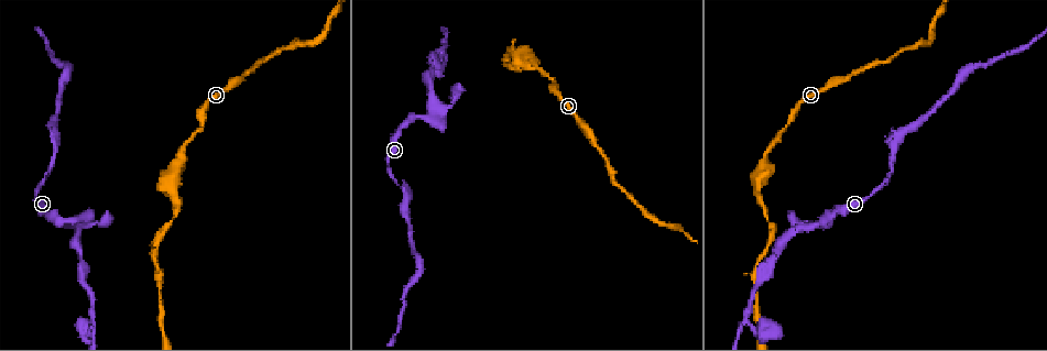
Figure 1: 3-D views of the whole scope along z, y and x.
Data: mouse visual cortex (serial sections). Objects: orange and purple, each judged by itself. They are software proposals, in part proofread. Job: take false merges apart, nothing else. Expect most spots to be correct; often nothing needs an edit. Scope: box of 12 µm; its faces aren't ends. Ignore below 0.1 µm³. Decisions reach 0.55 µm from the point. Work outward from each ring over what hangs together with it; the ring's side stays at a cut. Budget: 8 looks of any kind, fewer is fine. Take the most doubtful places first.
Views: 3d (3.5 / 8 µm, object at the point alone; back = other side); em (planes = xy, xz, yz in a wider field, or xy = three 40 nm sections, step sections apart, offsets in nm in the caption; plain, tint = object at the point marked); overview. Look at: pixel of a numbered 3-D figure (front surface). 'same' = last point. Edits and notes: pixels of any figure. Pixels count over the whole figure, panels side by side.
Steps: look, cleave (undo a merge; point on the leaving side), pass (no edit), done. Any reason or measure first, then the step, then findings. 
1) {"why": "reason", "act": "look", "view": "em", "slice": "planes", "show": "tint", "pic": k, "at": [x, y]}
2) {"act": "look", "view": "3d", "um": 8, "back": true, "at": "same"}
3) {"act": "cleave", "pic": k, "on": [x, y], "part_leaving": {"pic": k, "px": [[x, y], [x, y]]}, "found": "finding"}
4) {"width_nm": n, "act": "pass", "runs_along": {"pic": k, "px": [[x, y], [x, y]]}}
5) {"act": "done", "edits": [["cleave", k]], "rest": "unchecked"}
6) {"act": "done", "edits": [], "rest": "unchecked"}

{"why": "branch point", "act": "look", "view": "3d", "um": 8, "pic": 1, "at": [77, 221]}

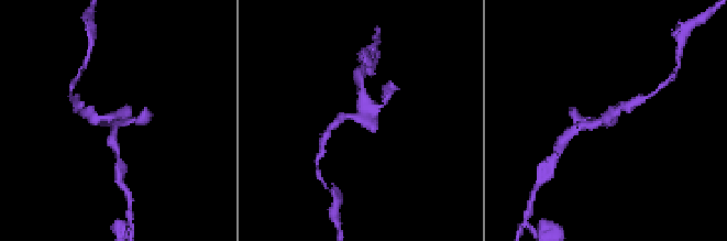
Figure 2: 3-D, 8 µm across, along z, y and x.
{"act": "look", "view": "3d", "um": 3.5, "pic": 2, "at": [598, 120]}

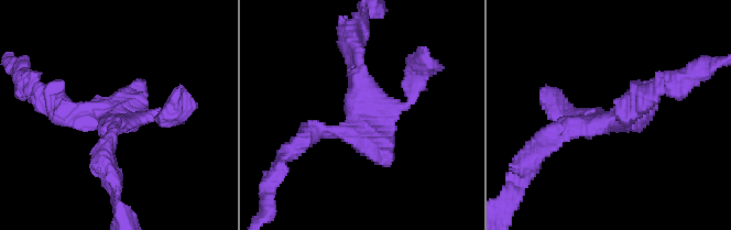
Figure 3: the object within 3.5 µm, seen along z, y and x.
{"act": "look", "view": "em", "slice": "xy", "step": 5, "show": "tint", "pic": 3, "at": [358, 129]}

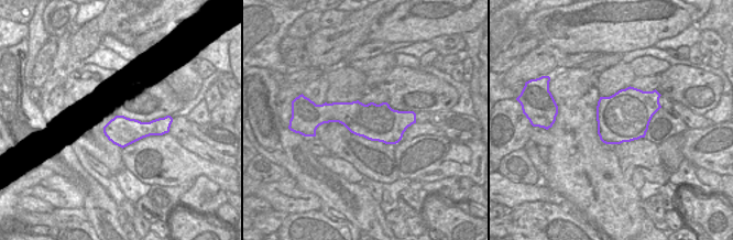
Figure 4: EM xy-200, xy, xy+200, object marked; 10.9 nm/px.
{"act": "pass", "runs_along": {"pic": 4, "px": [[318, 115], [413, 120]]}, "found": "all the same cell"}

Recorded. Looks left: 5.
{"why": "two arms in line, one across", "act": "look", "view": "3d", "um": 3.5, "back": true, "pic": 1, "at": [94, 320]}

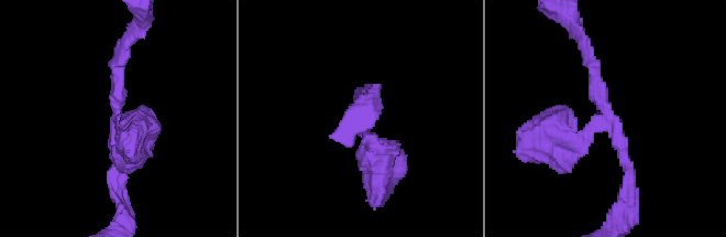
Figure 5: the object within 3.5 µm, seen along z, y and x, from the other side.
{"why": "now the EM", "act": "look", "view": "em", "slice": "xy", "step": 1, "show": "tint", "pic": 5, "at": [116, 115]}

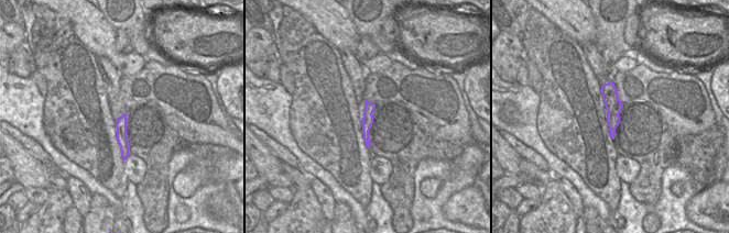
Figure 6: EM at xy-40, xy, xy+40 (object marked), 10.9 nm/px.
{"arm_widths_nm": [150, 150, 200], "act": "pass", "found": "continuous, no second cell"}

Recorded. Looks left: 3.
{"why": "sudden change in width", "act": "look", "view": "3d", "um": 3.5, "back": true, "pic": 1, "at": [177, 196]}

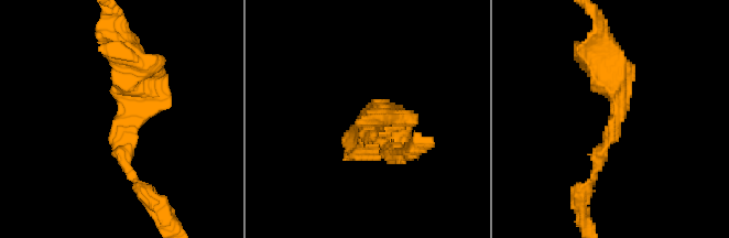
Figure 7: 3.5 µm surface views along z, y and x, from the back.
{"arm_widths_nm": [150, 500], "act": "look", "view": "em", "slice": "xy", "step": 1, "show": "tint", "pic": 7, "at": [373, 120]}

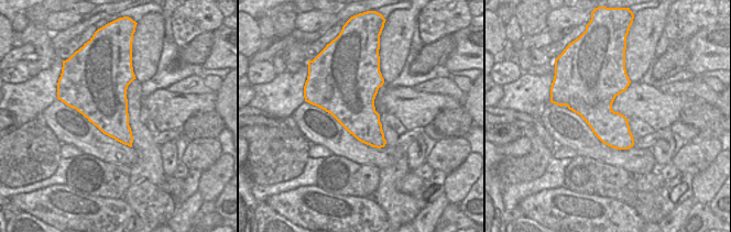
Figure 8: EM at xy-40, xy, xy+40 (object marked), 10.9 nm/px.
{"act": "pass", "found": "one cell here"}

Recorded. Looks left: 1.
{"act": "done", "edits": [], "rest": "unchecked"}

